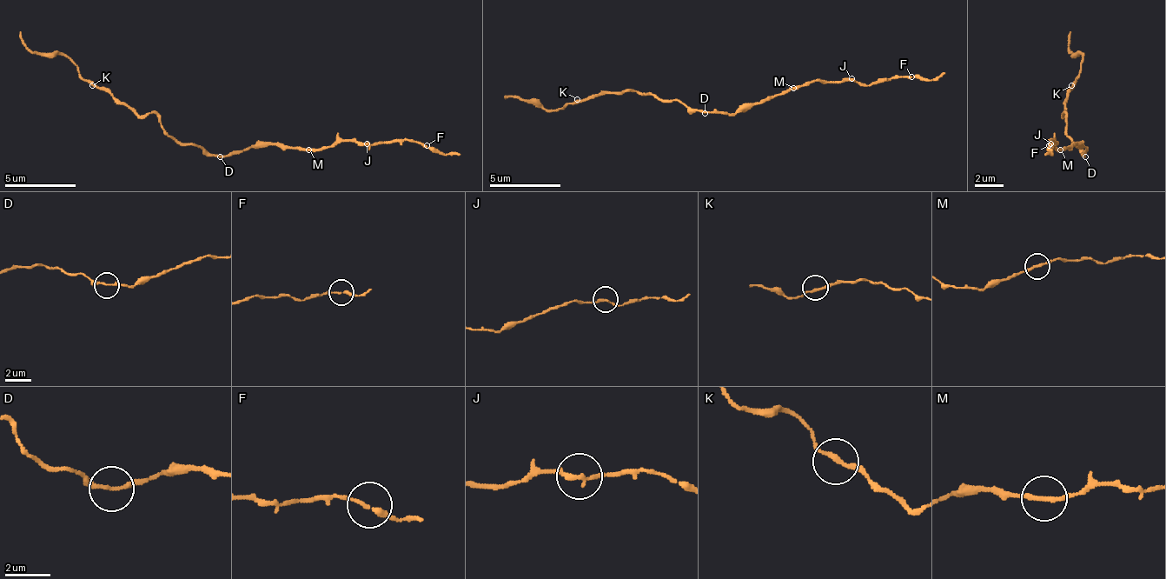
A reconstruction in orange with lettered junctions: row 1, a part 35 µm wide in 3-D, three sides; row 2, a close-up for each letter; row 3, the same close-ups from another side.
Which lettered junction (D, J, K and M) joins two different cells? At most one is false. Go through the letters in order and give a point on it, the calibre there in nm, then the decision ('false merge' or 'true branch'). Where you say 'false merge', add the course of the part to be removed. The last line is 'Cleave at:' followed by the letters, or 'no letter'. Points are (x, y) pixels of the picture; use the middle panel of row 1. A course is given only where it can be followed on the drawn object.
D: (705, 113) | 170 nm | true branch
J: (851, 78) | 190 nm | true branch
K: (577, 99) | 190 nm | true branch
M: (793, 88) | 190 nm | true branch
Cleave at: no letter

